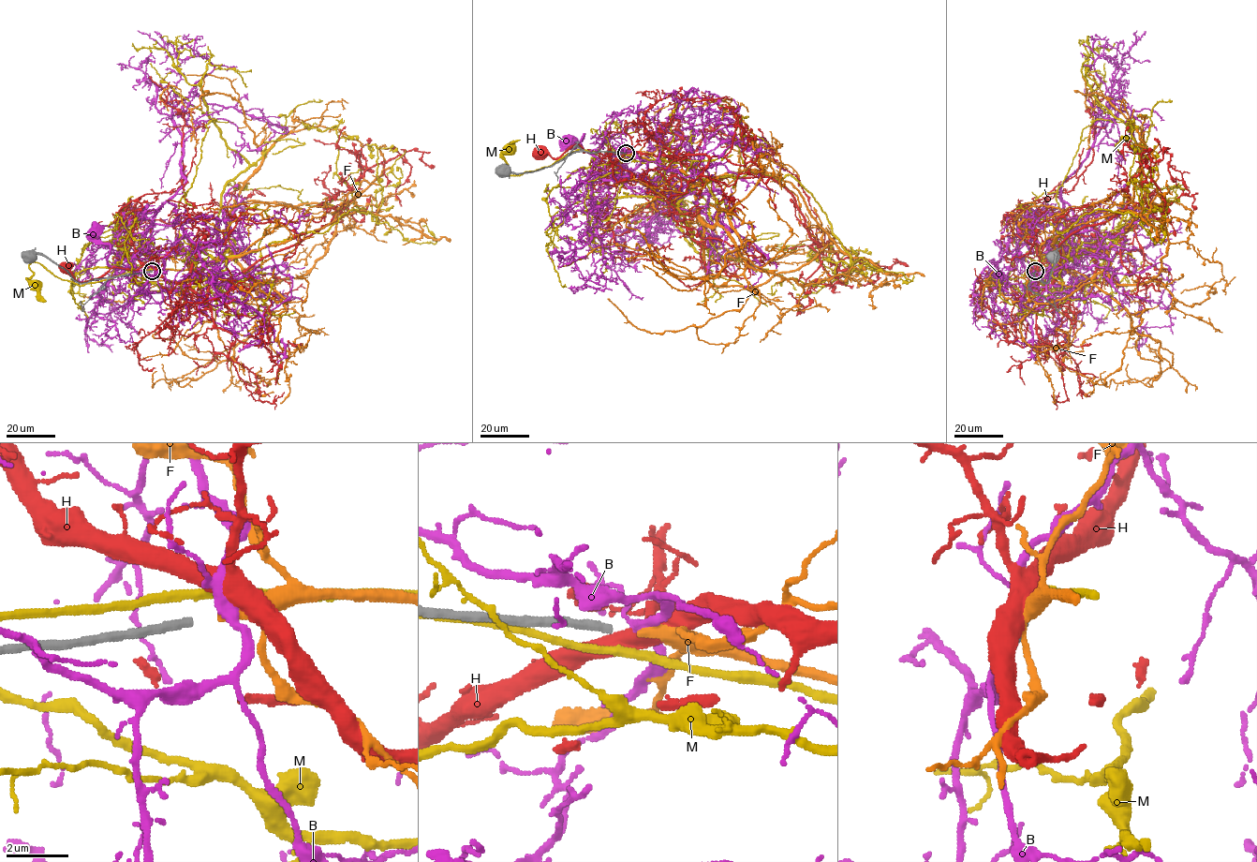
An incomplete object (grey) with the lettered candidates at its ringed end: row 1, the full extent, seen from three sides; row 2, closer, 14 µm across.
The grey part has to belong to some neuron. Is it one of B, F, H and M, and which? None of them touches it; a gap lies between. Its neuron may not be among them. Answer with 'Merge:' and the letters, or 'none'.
Merge: F

